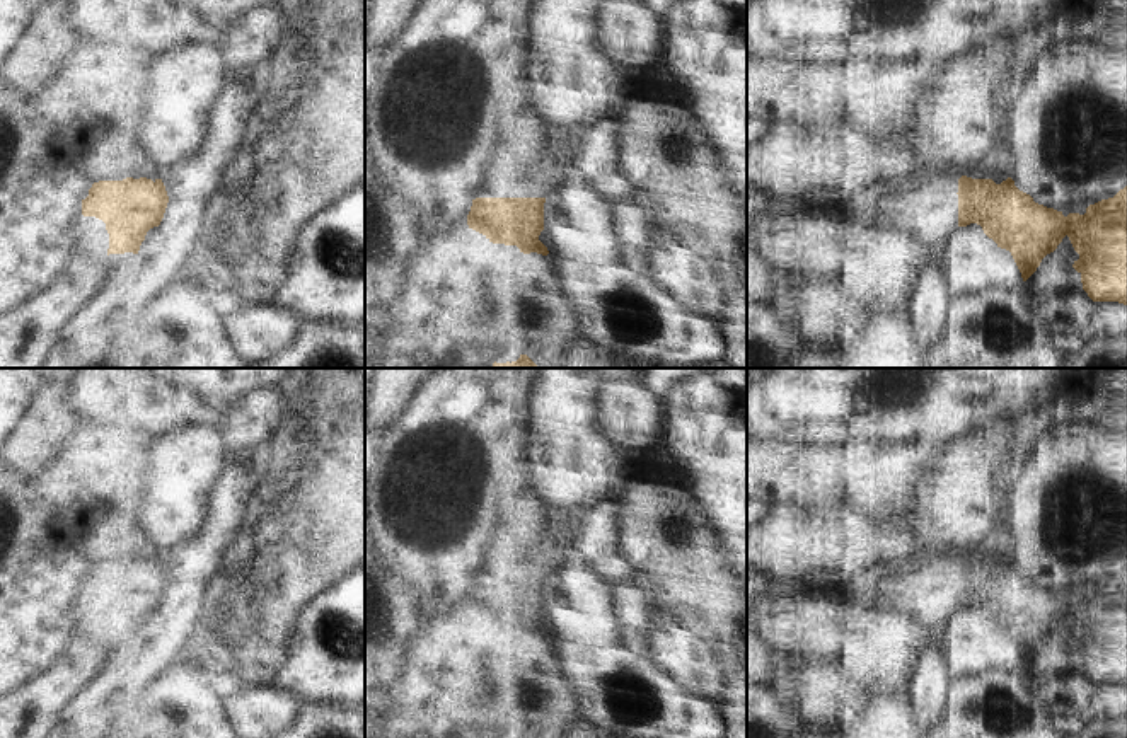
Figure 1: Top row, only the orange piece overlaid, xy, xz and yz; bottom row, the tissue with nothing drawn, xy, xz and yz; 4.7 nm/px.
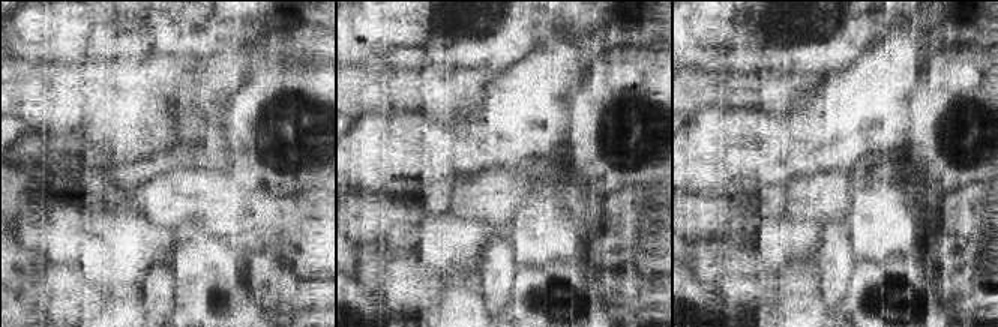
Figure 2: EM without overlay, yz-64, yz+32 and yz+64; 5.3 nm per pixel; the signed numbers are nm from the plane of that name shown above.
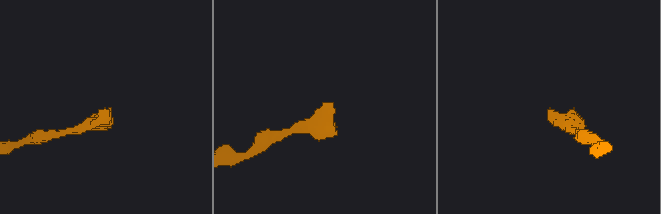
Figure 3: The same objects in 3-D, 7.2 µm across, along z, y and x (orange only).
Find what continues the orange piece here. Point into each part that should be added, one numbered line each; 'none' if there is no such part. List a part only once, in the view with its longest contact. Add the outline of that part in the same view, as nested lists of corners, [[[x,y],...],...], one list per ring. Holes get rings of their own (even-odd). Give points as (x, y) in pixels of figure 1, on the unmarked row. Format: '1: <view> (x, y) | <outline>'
1: yz (947, 566) | [[[943,559],[934,562],[934,569],[938,574],[957,576],[958,574],[958,561],[955,559]]]

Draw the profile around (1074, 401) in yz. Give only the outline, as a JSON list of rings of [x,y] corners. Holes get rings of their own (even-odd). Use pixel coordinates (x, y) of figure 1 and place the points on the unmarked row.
[[[1071,389],[1057,404],[1047,406],[1042,412],[1030,419],[1032,433],[1043,426],[1057,409],[1069,414],[1081,414],[1088,406],[1100,406],[1100,395],[1091,389]]]

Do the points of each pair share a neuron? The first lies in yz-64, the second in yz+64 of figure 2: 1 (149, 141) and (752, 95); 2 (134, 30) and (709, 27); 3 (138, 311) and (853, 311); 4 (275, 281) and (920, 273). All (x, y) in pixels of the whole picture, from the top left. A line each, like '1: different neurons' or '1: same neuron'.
1: same neuron
2: same neuron
3: different neurons
4: different neurons

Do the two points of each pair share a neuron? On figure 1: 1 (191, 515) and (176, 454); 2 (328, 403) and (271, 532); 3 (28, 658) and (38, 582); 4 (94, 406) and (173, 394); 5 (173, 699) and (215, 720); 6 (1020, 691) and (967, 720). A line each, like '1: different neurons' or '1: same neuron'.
1: same neuron
2: same neuron
3: same neuron
4: same neuron
5: same neuron
6: same neuron

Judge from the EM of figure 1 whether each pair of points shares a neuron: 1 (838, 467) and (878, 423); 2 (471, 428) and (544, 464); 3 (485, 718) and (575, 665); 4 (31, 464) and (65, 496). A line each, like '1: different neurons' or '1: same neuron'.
1: different neurons
2: different neurons
3: different neurons
4: different neurons

